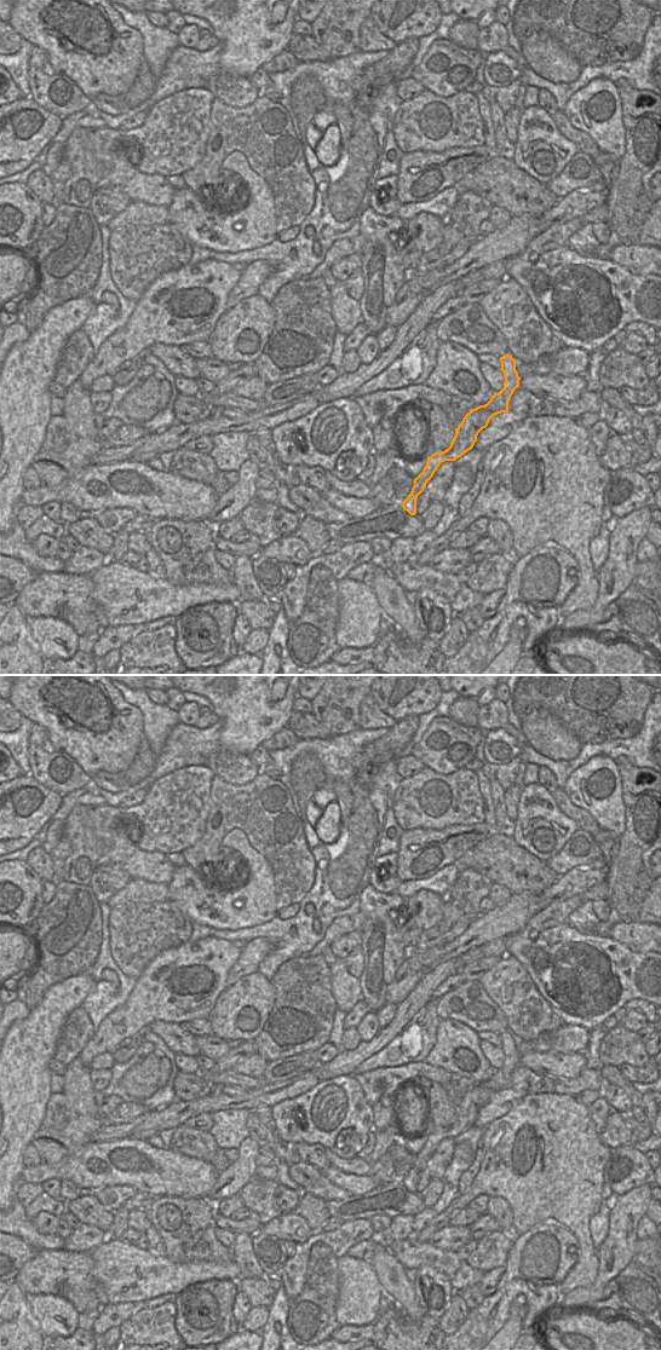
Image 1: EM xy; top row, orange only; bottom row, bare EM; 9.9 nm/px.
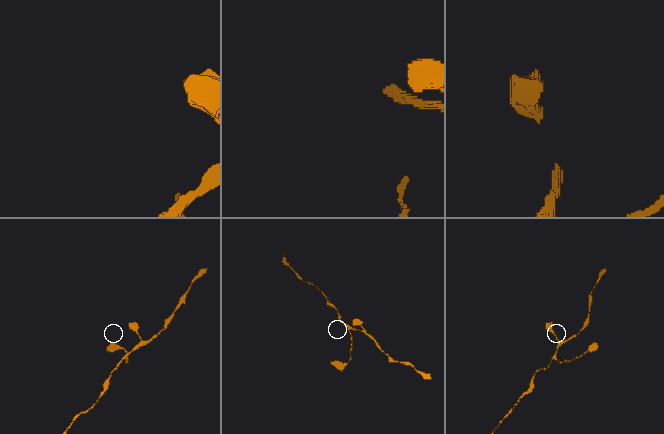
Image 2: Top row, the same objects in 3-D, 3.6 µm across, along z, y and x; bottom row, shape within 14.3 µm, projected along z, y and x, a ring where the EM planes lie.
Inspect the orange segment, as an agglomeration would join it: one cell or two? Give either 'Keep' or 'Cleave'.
Keep.

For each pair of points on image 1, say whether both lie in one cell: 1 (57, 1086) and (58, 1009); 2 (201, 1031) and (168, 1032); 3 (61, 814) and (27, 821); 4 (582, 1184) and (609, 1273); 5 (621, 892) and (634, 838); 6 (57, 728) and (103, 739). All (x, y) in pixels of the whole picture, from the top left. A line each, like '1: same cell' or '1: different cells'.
1: different cells
2: different cells
3: different cells
4: different cells
5: same cell
6: same cell

